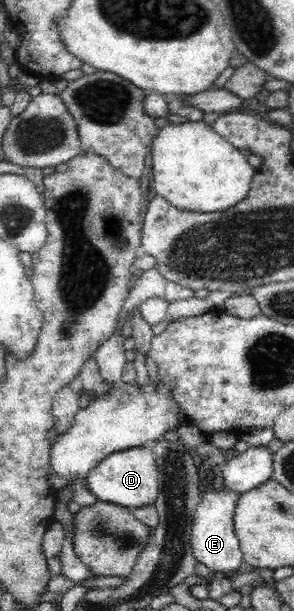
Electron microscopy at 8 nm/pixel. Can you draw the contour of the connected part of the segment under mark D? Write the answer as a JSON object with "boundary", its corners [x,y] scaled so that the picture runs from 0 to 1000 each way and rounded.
{"boundary":[[[446,732],[364,745],[289,779],[293,797],[340,820],[374,822],[415,830],[456,833],[527,823],[541,802],[541,774],[520,736]]]}

